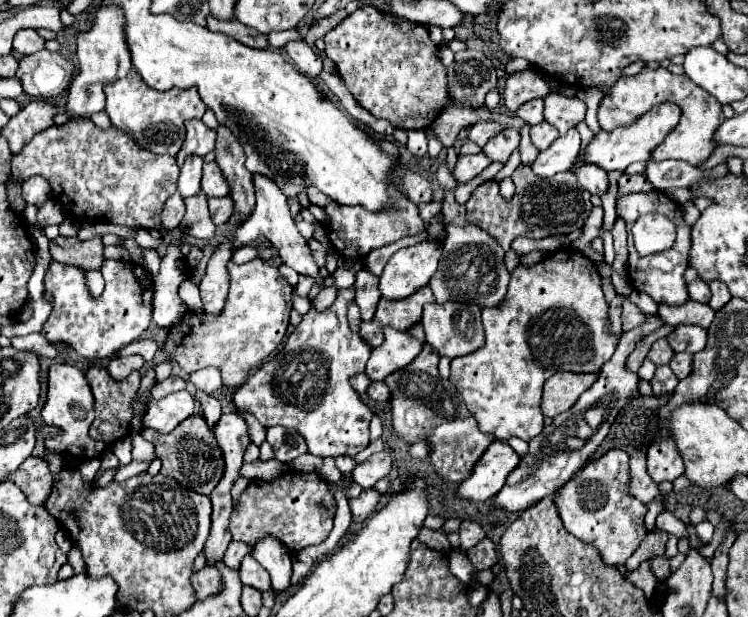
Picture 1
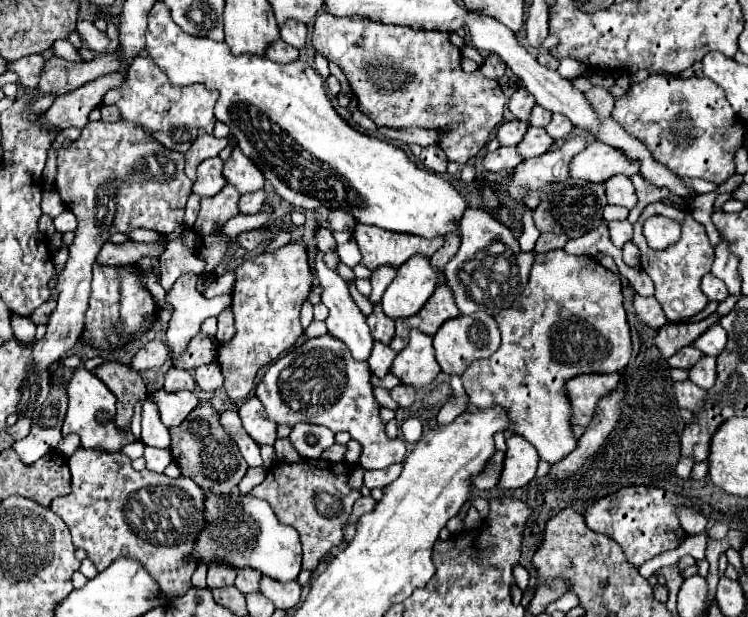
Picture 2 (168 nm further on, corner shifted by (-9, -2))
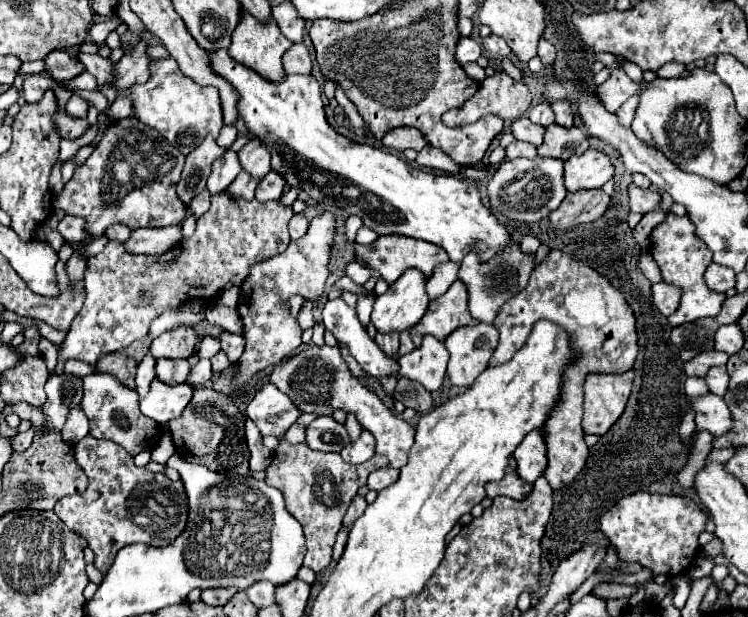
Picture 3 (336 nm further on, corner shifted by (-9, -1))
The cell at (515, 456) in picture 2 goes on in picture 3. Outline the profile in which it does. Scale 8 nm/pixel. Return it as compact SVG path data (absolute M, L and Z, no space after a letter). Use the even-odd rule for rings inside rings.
M535 430L531 434L525 436L525 440L517 446L517 450L513 452L515 460L517 460L517 472L519 476L533 484L547 466L547 446L545 446L545 432L543 430Z

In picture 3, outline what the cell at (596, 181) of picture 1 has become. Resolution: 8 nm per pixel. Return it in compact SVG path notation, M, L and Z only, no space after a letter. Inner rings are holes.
M635 184L629 186L629 206L631 206L631 212L641 212L641 214L647 214L647 212L653 212L659 208L661 204L661 194L657 192L651 192L651 190L641 190L637 188Z

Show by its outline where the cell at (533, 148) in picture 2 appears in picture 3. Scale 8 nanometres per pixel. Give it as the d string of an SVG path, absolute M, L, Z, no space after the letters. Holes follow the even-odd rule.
M551 124L547 126L545 140L539 146L539 156L567 160L575 154L583 154L585 150L589 150L589 134L585 134L585 130L577 126L563 128L563 126Z

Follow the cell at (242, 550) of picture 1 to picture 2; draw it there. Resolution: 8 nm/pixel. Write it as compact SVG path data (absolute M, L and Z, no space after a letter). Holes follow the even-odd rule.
M241 567L241 569L237 569L235 587L241 593L251 593L251 591L257 591L259 589L259 579L261 579L261 573L259 571L253 571L249 567Z

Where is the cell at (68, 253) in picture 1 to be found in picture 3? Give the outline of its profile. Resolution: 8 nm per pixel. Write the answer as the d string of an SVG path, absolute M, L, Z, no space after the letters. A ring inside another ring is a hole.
M165 226L161 230L133 230L125 248L135 254L165 254L181 240L181 226Z

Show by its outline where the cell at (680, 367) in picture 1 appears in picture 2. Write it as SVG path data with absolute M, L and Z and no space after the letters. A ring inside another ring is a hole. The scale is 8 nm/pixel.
M701 357L701 359L695 363L695 367L689 369L689 381L693 381L695 385L699 385L699 387L703 387L703 389L713 387L715 377L717 377L715 357Z

